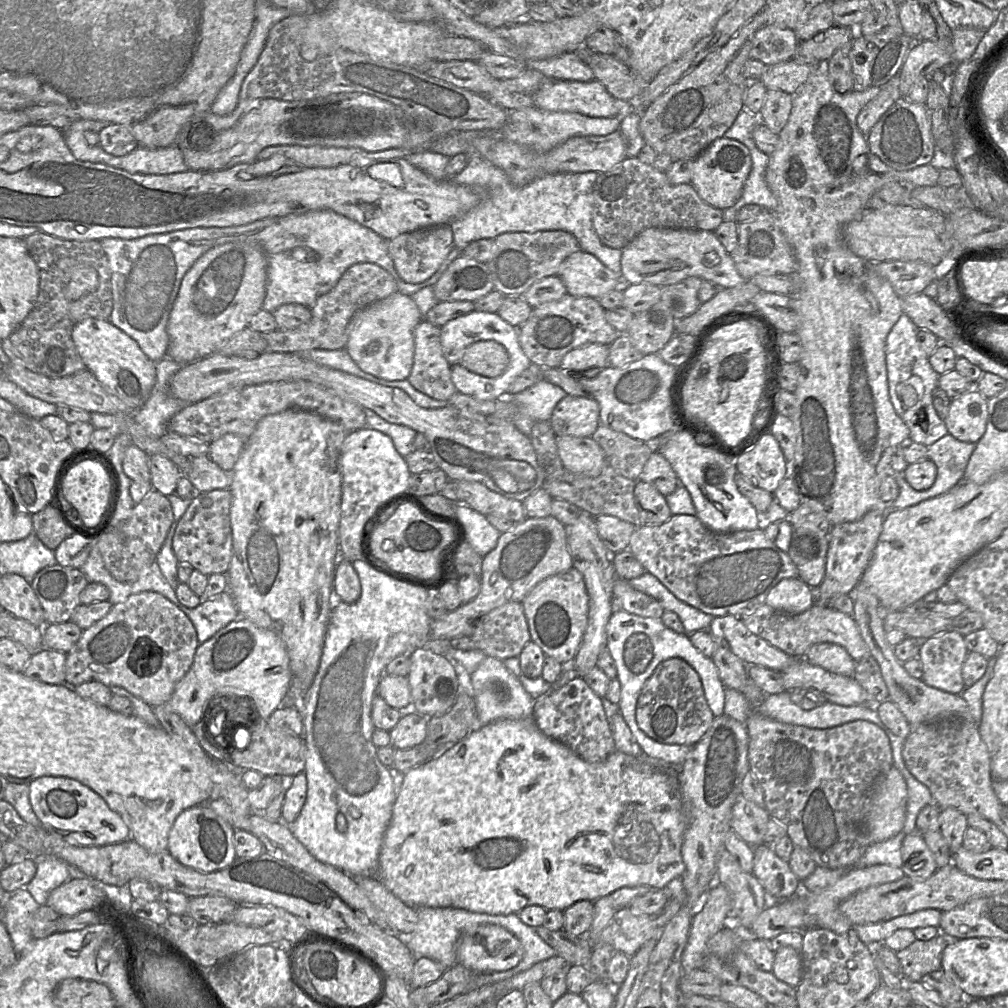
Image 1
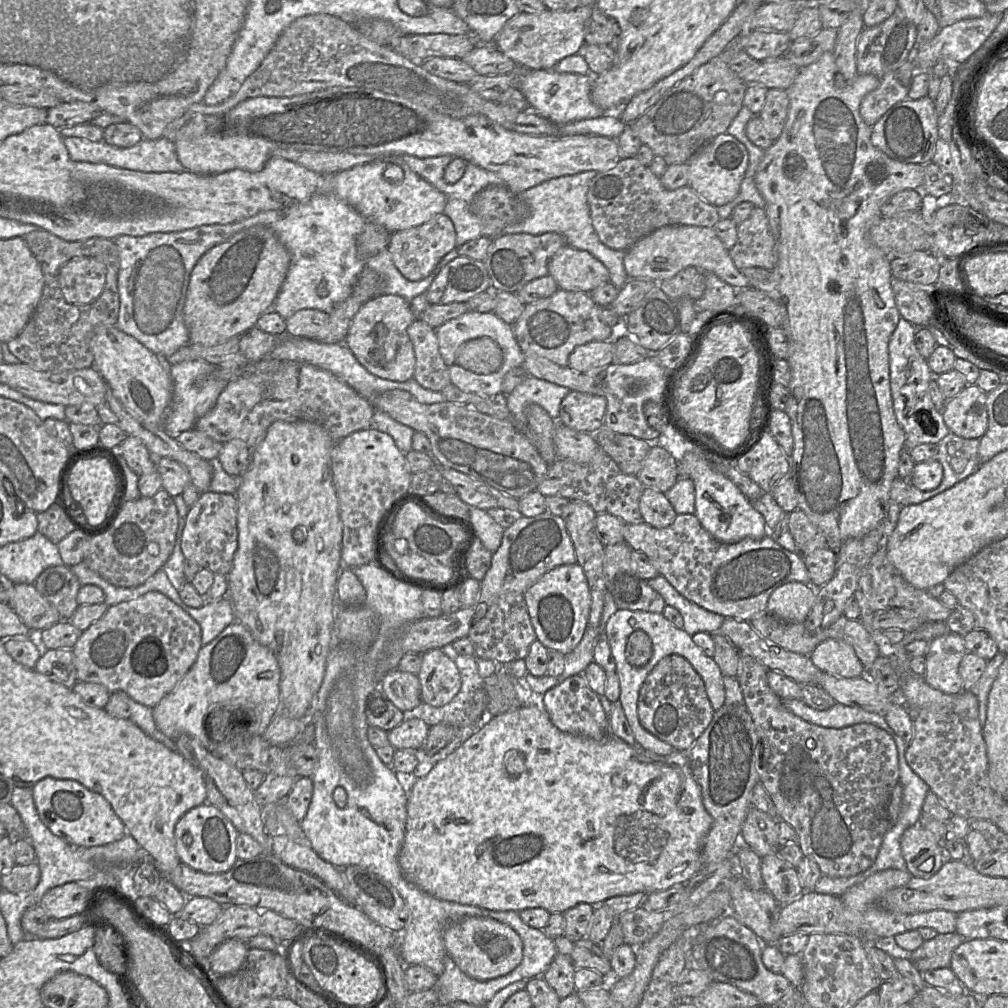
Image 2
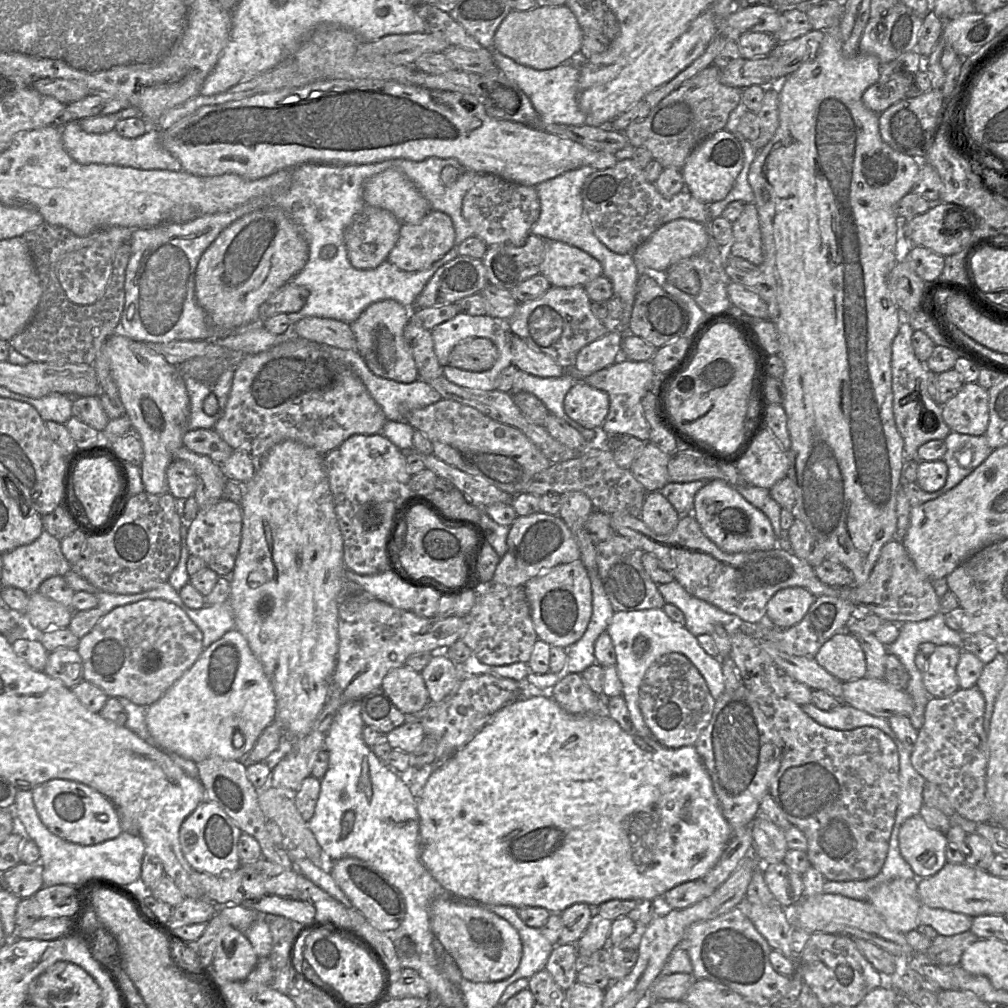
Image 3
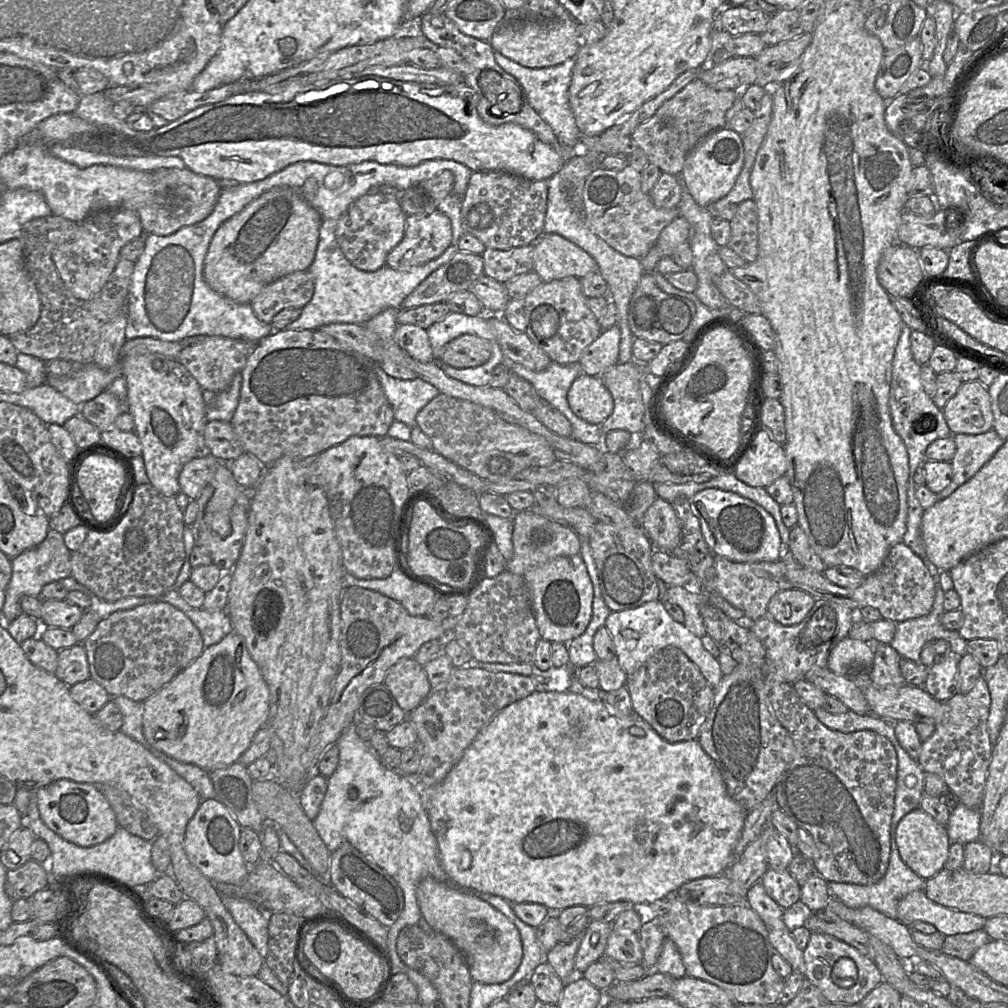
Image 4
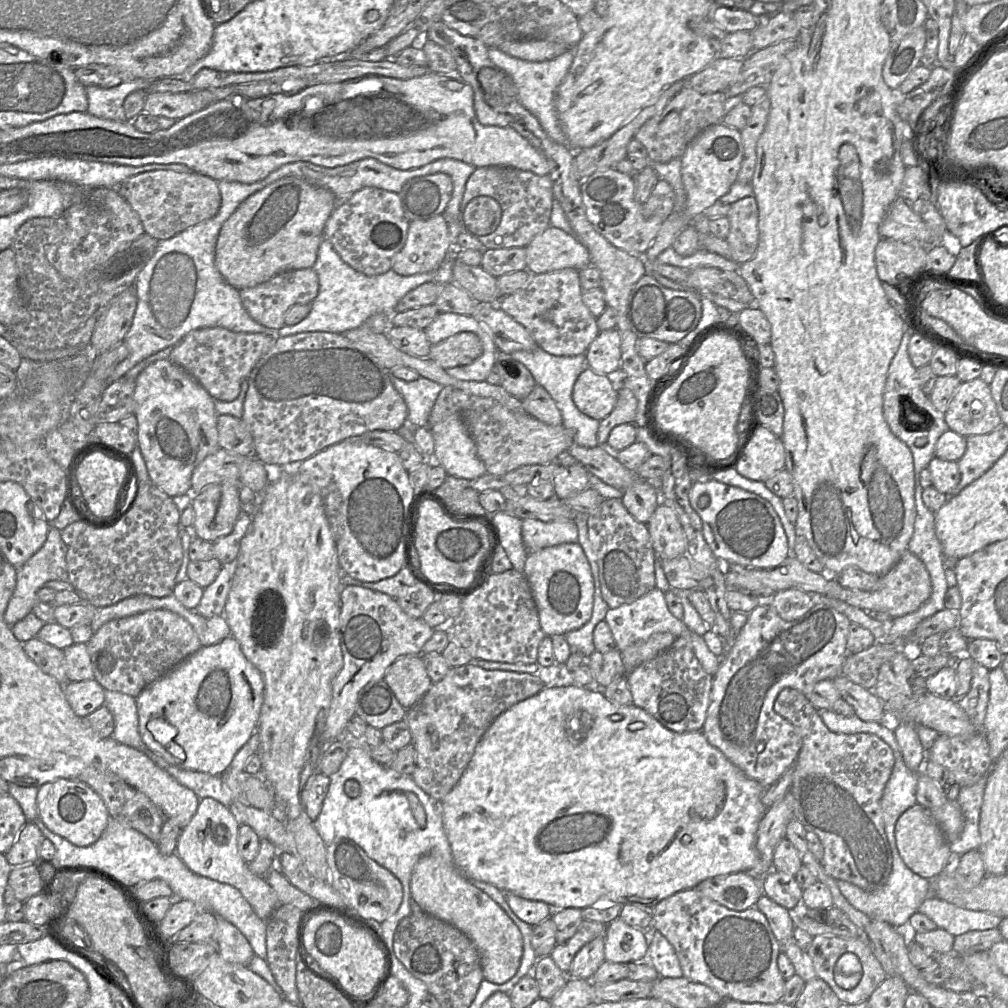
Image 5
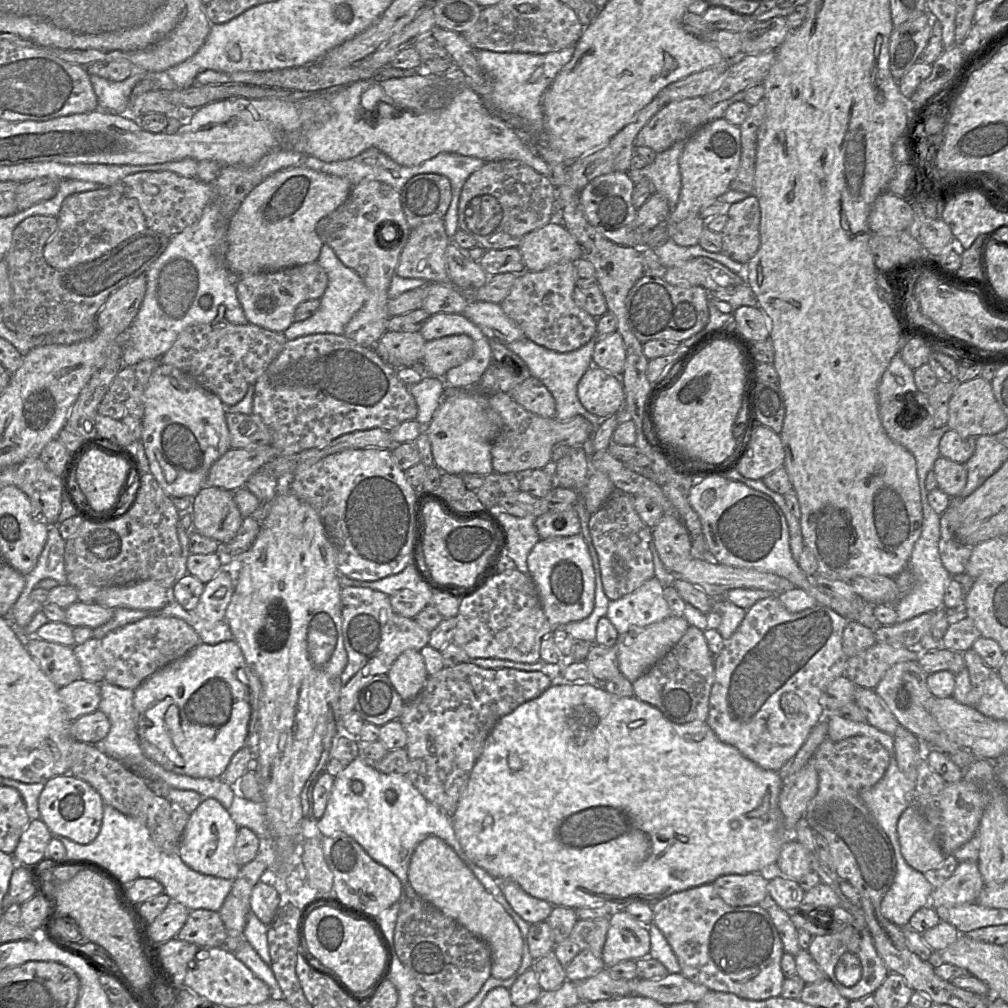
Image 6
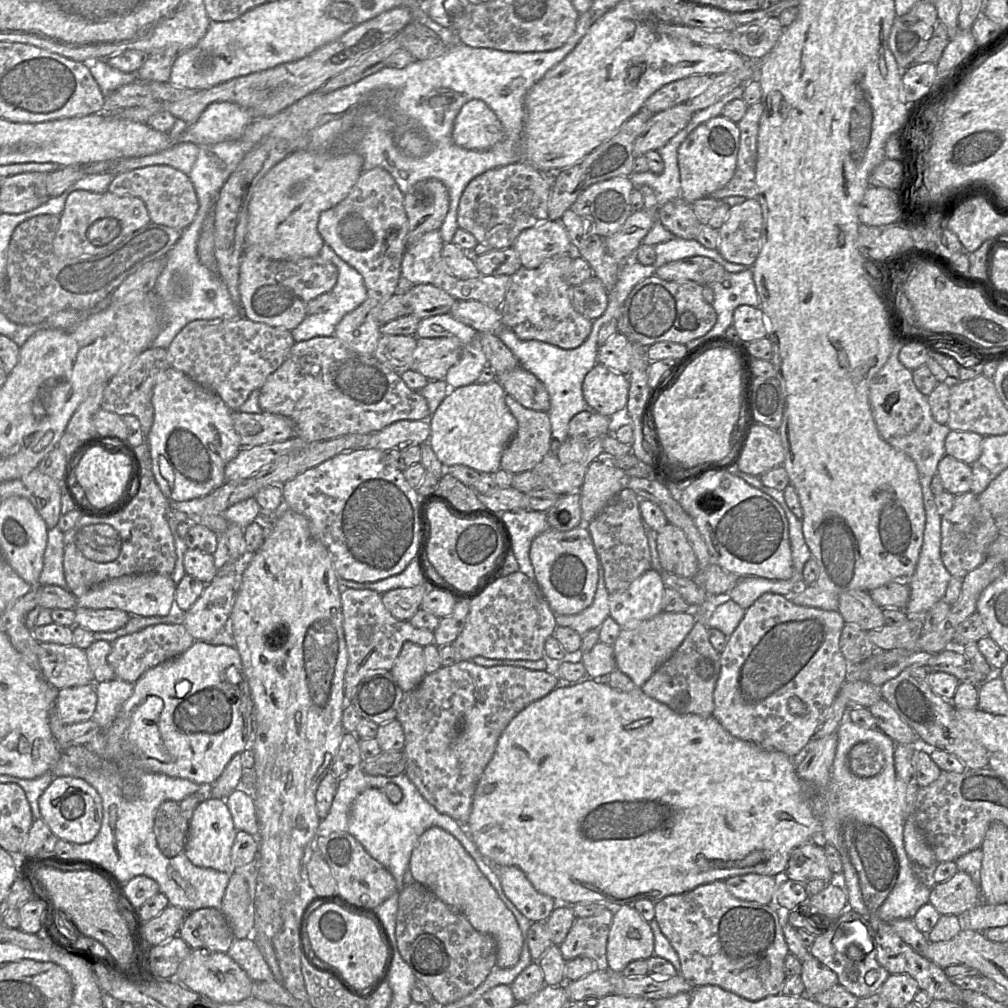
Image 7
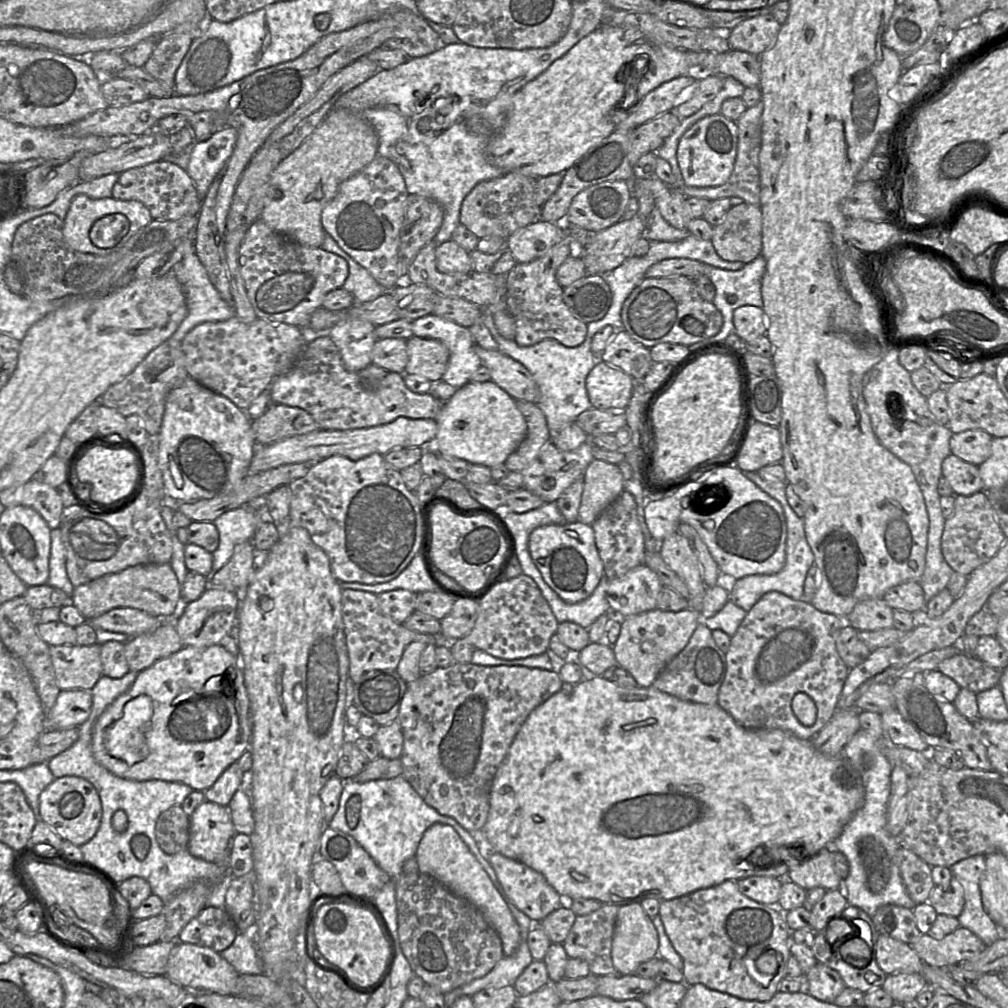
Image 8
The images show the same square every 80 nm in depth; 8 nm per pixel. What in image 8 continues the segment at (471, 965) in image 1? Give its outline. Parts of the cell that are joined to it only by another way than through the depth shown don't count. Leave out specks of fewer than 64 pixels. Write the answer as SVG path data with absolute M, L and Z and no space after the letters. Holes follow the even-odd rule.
M442 823L431 825L423 833L414 857L420 873L431 876L482 913L486 922L498 933L504 956L509 957L516 952L520 944L516 920L485 870L453 827Z

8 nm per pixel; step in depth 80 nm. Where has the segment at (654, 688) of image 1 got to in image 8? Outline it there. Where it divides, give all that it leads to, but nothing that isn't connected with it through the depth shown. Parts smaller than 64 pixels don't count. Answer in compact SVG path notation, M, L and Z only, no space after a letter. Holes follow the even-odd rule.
M700 622L687 645L659 673L652 686L683 701L716 705L726 673L725 653L717 646L712 631Z

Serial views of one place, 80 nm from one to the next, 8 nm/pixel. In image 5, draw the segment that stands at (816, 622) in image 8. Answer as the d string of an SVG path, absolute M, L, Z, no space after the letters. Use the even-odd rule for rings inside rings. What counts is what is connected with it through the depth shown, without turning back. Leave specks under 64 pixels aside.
M767 602L748 614L747 622L731 650L721 657L720 666L713 678L710 705L702 732L708 742L719 749L732 764L765 788L773 785L789 766L795 764L802 745L802 739L793 724L774 711L778 694L784 688L794 688L806 696L816 683L833 680L841 675L848 657L846 643L850 623L844 614L822 602L816 602L802 617L788 622Z

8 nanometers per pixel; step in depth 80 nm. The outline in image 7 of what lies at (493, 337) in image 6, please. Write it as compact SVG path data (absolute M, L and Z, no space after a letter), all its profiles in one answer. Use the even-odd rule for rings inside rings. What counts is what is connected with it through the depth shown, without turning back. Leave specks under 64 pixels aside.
M457 300L449 314L479 333L495 333L503 327L499 309L491 308L479 301Z

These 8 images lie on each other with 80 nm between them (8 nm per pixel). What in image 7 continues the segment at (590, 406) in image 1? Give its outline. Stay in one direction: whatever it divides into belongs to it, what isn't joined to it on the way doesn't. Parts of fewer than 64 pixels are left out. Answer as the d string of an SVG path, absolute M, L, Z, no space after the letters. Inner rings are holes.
M597 363L582 383L583 397L599 414L620 418L625 412L629 391L627 375Z

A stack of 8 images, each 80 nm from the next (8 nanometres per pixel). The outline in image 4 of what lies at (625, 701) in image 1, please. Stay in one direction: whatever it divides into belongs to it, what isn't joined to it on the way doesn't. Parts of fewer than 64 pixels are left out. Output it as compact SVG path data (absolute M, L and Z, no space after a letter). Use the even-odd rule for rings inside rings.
M660 599L647 602L634 609L611 612L606 619L605 627L612 637L619 665L626 675L633 674L662 649L677 647L697 666L713 689L719 685L724 676L718 659L704 648L701 638L688 630L684 623L675 621Z

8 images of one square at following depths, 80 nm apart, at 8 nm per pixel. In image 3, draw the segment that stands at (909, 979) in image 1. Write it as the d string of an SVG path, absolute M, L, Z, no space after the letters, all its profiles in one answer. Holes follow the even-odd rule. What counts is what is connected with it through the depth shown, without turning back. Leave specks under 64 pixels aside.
M967 931L952 936L939 935L933 939L923 958L912 958L913 966L932 964L940 967L954 966L960 963L964 951L979 938Z

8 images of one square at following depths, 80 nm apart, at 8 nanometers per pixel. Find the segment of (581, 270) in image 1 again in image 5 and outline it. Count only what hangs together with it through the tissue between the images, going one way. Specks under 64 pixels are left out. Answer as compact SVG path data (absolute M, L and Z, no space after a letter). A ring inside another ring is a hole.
M548 226L525 247L527 271L543 274L565 268L581 270L591 265L590 255L575 236Z

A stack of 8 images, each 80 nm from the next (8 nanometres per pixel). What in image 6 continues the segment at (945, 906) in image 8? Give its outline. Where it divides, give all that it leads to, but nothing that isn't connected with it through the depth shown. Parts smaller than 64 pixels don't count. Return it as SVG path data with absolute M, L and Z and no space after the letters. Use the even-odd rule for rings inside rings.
M978 862L958 863L949 878L934 881L929 905L936 909L974 903L984 886Z

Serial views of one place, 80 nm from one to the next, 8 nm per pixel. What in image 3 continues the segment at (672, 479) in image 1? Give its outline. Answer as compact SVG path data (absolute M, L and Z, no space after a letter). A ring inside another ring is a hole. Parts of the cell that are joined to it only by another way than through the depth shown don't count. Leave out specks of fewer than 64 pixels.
M646 442L632 463L630 471L646 491L659 491L670 482L668 474L670 457L655 444Z

